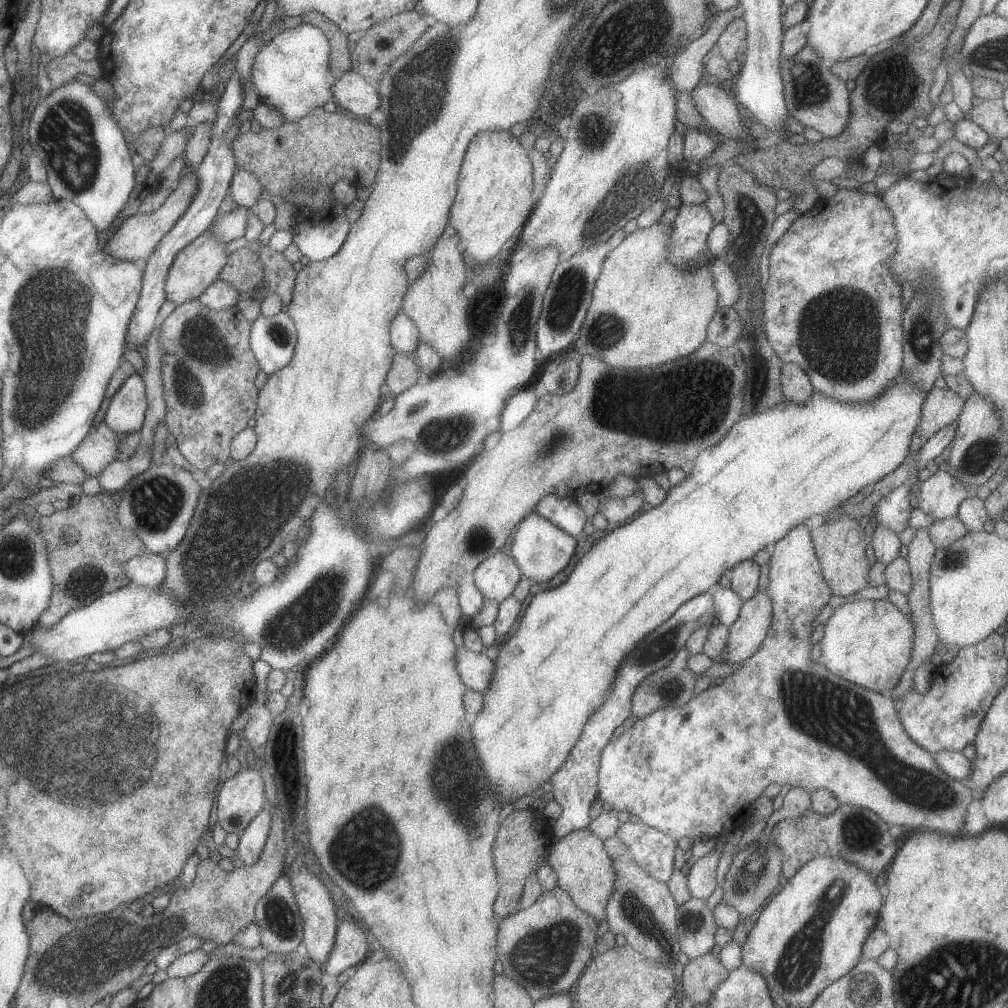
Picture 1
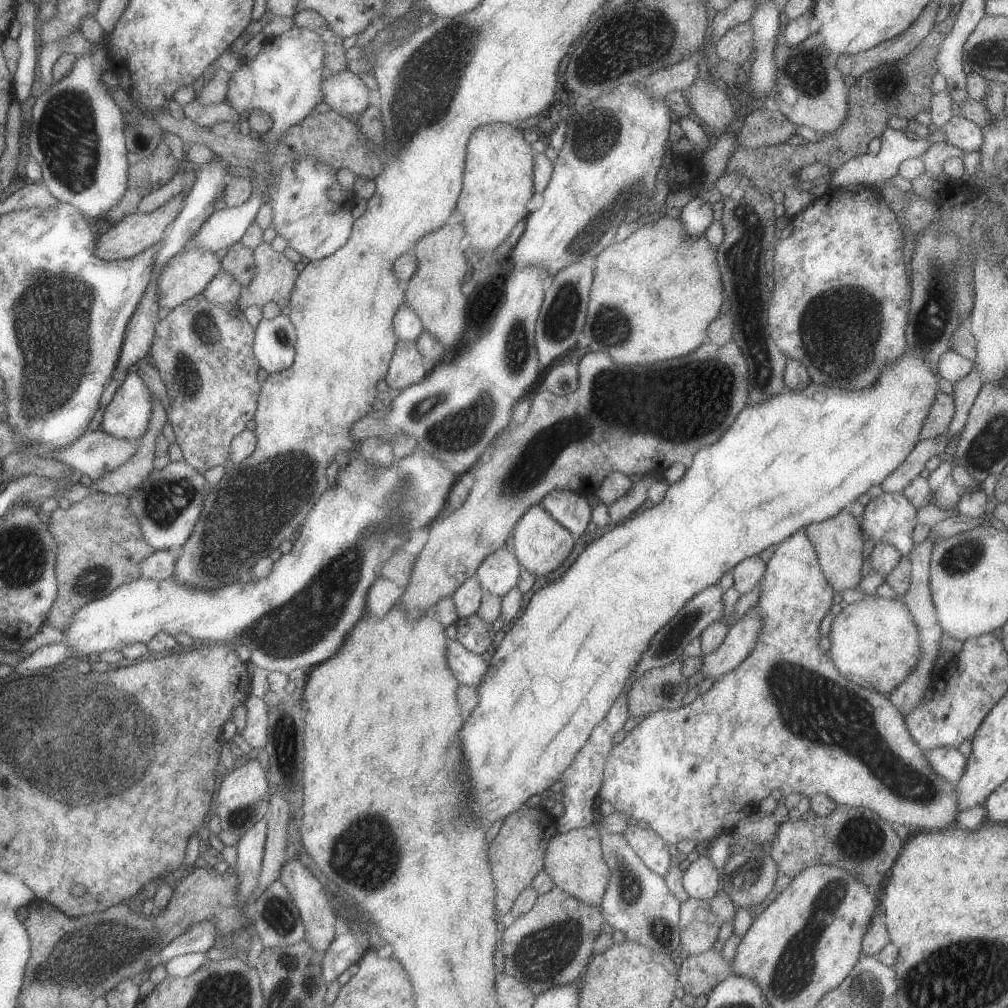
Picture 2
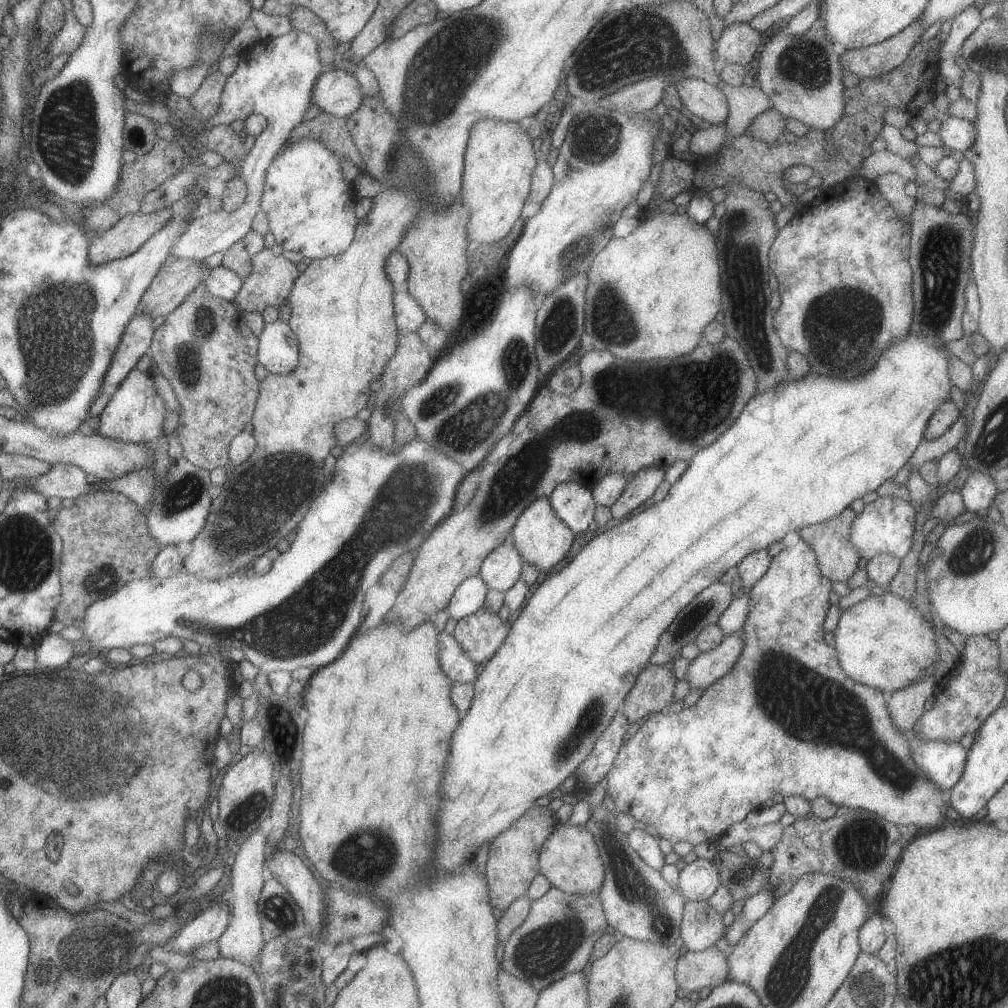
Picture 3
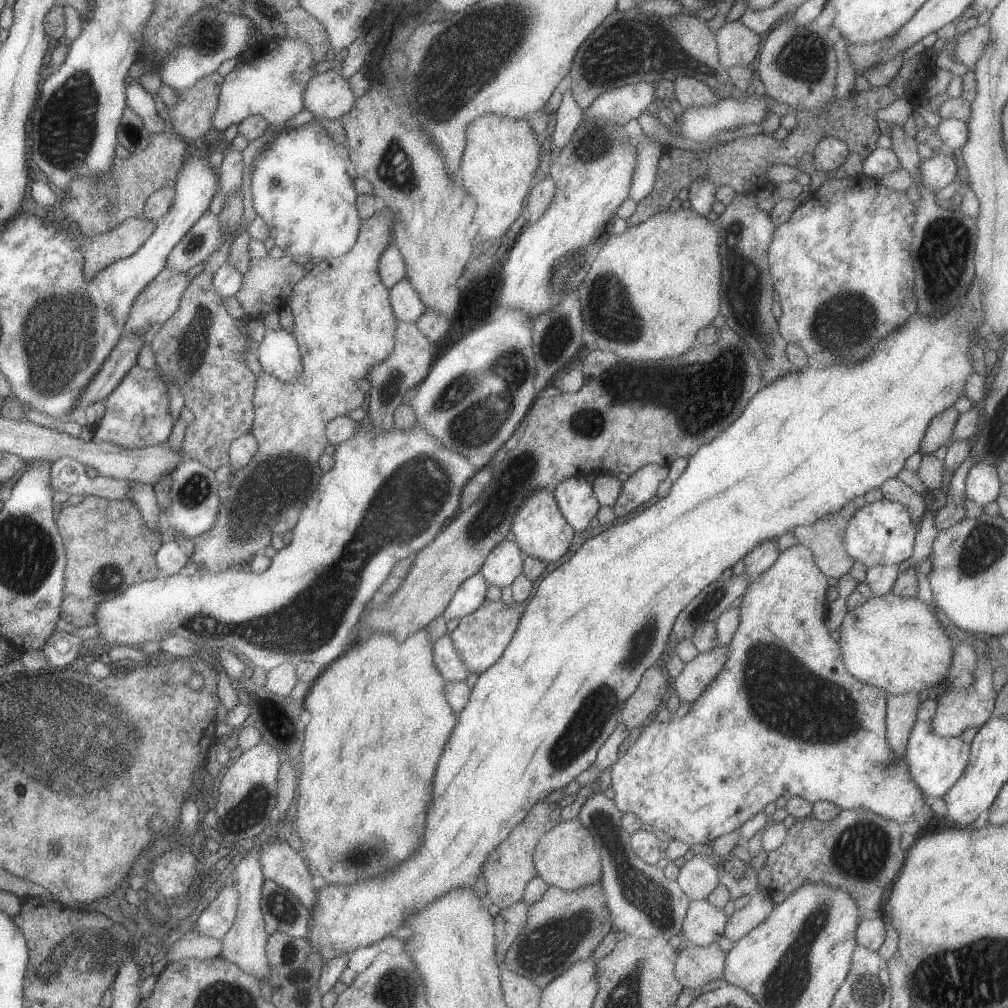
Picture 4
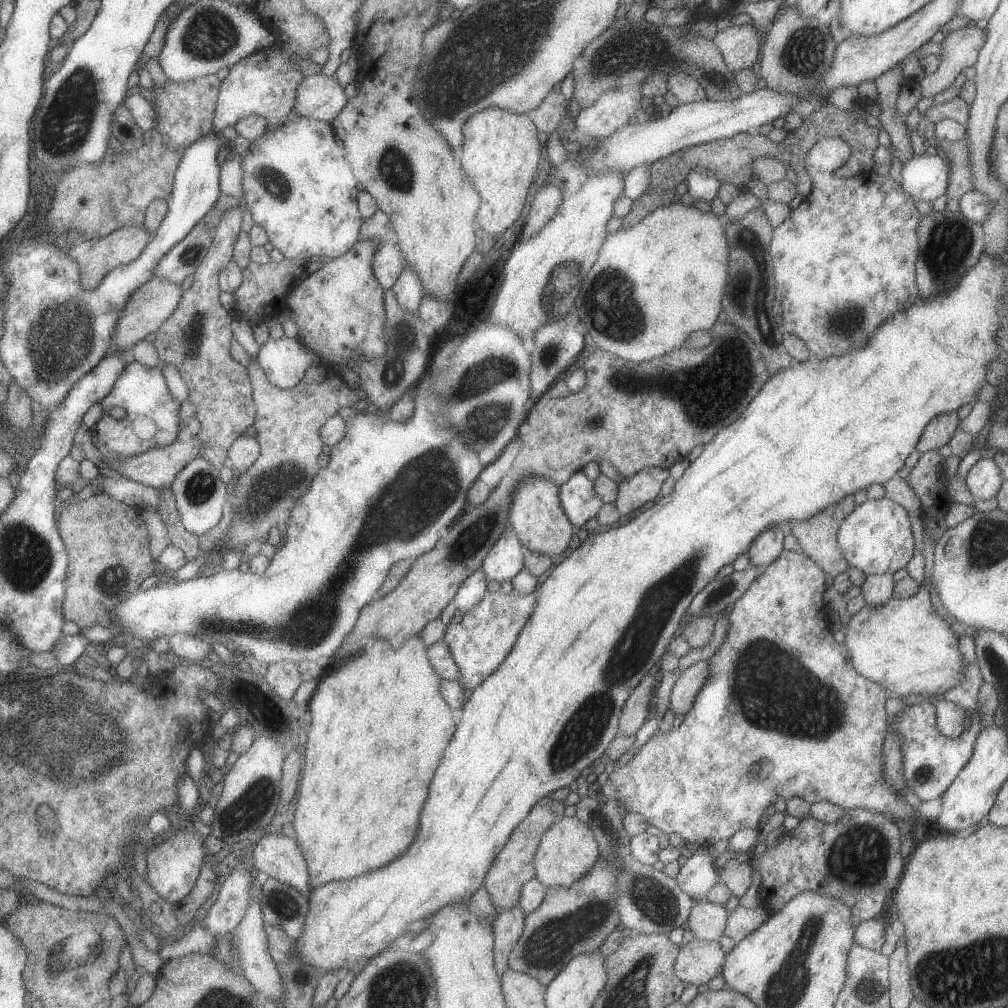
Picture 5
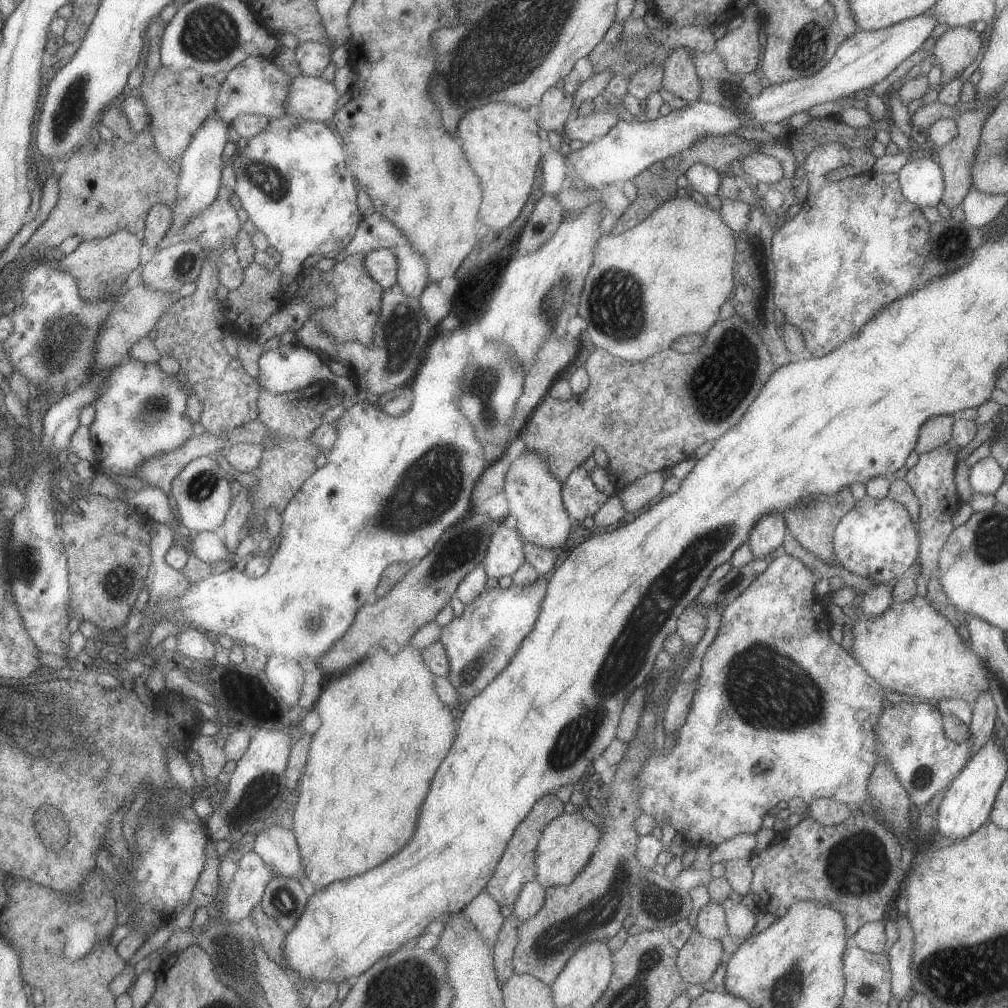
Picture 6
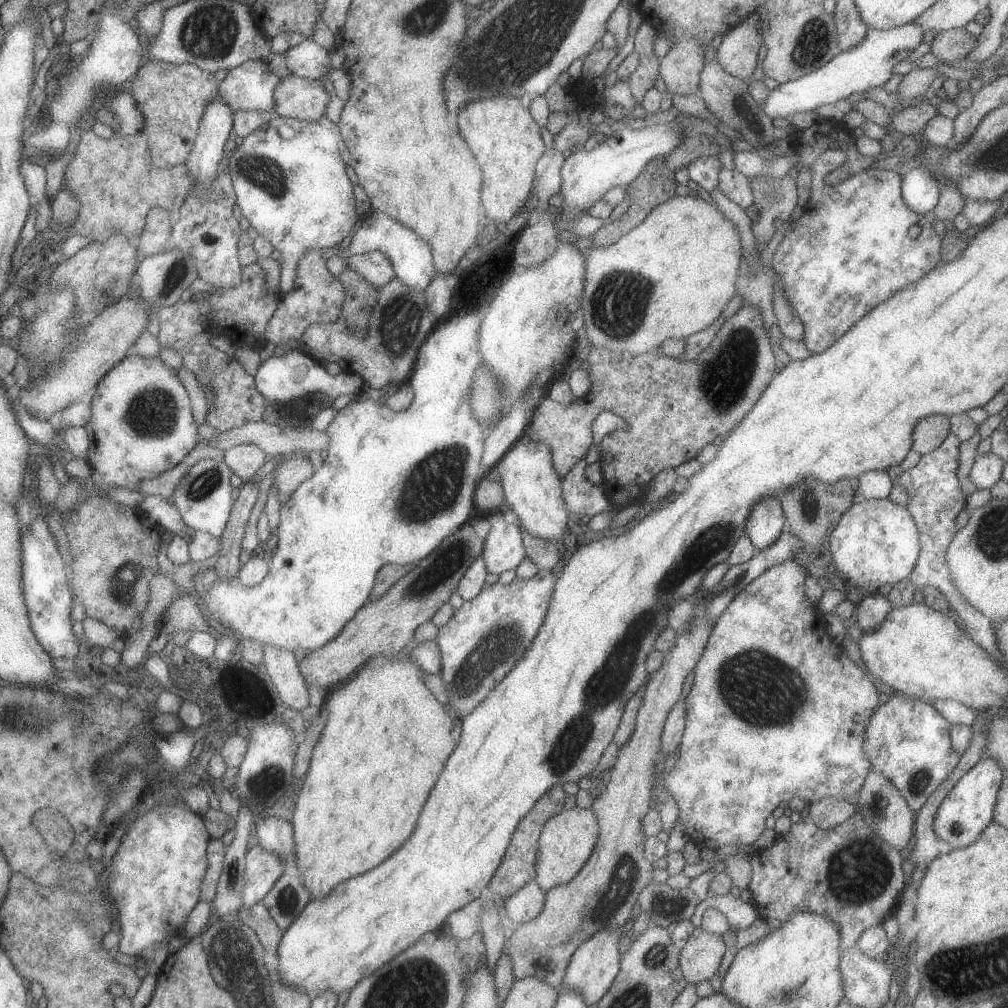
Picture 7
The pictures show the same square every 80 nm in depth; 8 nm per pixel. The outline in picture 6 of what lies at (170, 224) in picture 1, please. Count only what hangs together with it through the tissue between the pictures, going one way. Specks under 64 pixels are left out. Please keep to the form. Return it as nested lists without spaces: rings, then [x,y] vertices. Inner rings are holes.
[[[120,230],[106,239],[82,241],[74,252],[61,258],[58,263],[62,272],[68,272],[76,278],[80,296],[85,300],[104,300],[106,296],[120,296],[125,290],[128,277],[140,265],[143,245],[142,235],[136,235],[130,230]]]

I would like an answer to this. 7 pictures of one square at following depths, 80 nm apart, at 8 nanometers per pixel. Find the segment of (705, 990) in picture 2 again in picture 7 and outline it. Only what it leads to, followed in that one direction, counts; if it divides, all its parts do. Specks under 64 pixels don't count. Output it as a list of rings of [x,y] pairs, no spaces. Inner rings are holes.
[[[696,927],[681,950],[679,965],[688,983],[709,981],[717,973],[726,952],[722,935]]]

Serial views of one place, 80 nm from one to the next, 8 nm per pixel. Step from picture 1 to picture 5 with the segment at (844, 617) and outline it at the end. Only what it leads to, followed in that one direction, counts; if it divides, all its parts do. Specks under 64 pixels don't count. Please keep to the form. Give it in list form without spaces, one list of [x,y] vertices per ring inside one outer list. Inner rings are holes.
[[[921,584],[921,590],[911,598],[890,598],[880,606],[864,606],[850,619],[844,631],[844,645],[852,658],[854,670],[880,684],[890,696],[908,697],[911,695],[930,696],[932,699],[944,697],[950,688],[956,688],[964,680],[964,660],[960,654],[959,639],[956,638],[948,622],[936,613],[931,603],[930,585]]]

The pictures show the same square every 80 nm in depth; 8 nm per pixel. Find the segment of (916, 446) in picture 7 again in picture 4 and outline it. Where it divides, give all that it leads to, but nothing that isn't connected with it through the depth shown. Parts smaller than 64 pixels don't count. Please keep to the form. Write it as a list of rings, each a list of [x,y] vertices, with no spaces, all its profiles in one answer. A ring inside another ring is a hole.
[[[953,407],[934,416],[921,441],[919,452],[923,455],[932,455],[943,445],[946,446],[953,436],[959,416],[960,414]]]

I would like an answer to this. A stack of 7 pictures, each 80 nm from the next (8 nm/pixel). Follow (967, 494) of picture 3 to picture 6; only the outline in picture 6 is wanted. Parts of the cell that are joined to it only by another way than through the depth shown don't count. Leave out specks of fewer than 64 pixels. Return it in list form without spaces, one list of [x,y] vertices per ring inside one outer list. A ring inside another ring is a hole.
[[[993,458],[980,460],[970,468],[970,486],[973,493],[994,495],[1005,482],[1005,471]]]

